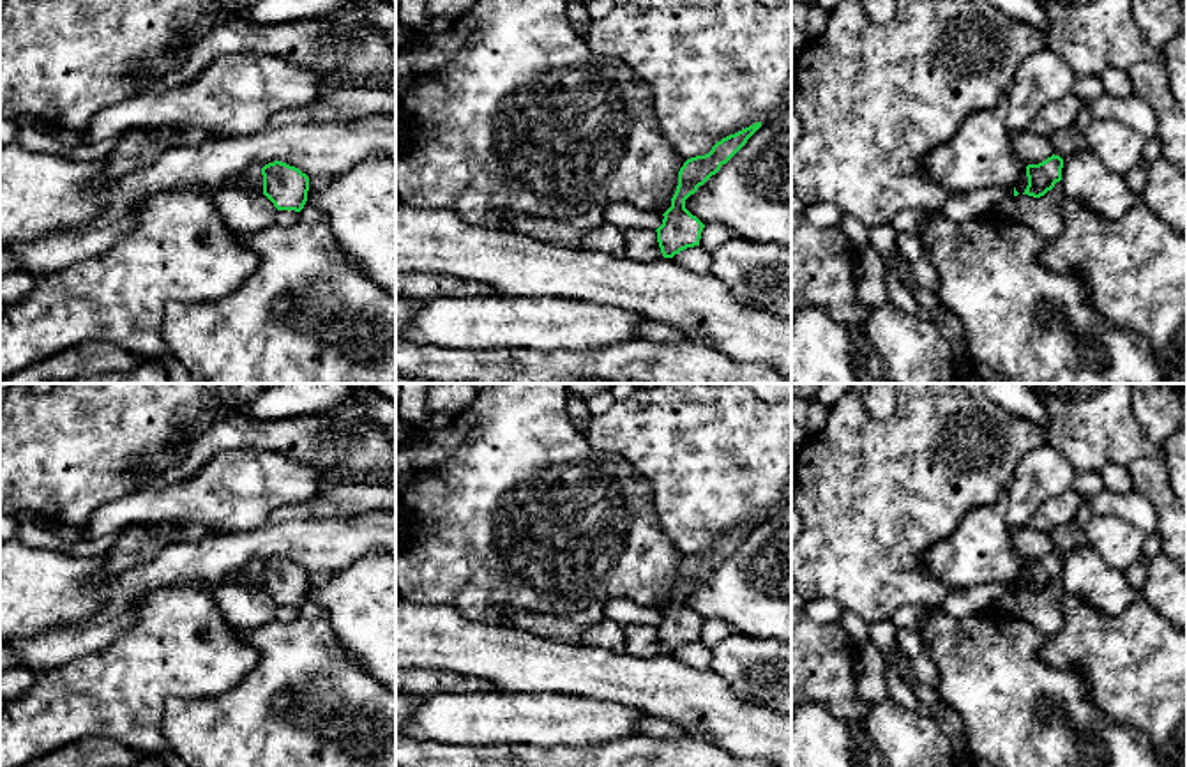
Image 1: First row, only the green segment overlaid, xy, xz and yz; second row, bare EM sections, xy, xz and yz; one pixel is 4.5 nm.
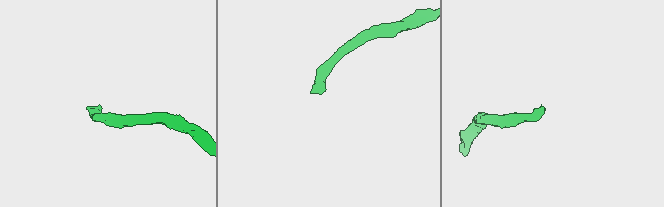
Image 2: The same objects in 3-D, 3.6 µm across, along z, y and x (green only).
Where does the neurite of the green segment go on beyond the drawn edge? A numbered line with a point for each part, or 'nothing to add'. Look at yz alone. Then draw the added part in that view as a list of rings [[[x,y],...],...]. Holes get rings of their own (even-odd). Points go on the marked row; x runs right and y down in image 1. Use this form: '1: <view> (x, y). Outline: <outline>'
1: yz (1066, 142). Outline: [[[1069,127],[1055,133],[1051,136],[1051,145],[1055,156],[1060,156],[1062,159],[1067,159],[1072,154],[1086,148],[1085,136],[1076,127]]]

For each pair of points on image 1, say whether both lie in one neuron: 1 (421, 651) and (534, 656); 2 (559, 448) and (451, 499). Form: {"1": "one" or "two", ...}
{"1": "one", "2": "one"}

